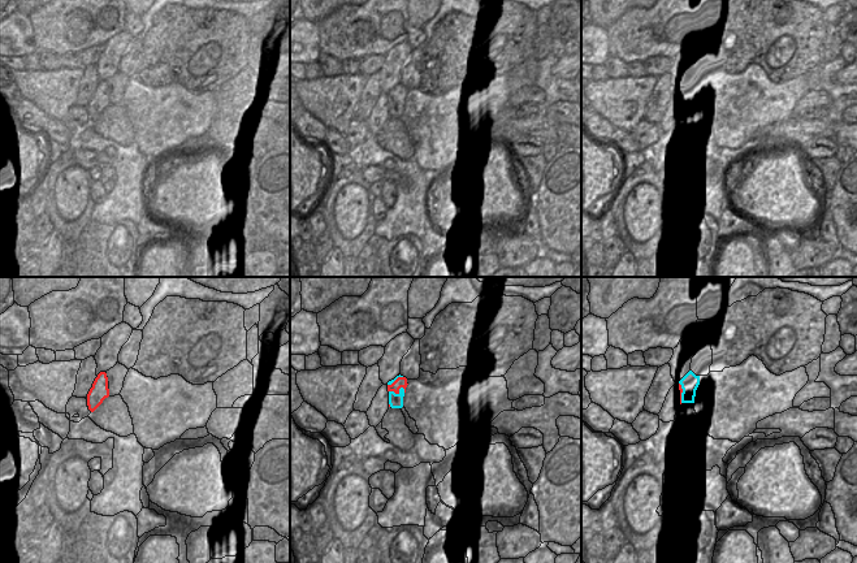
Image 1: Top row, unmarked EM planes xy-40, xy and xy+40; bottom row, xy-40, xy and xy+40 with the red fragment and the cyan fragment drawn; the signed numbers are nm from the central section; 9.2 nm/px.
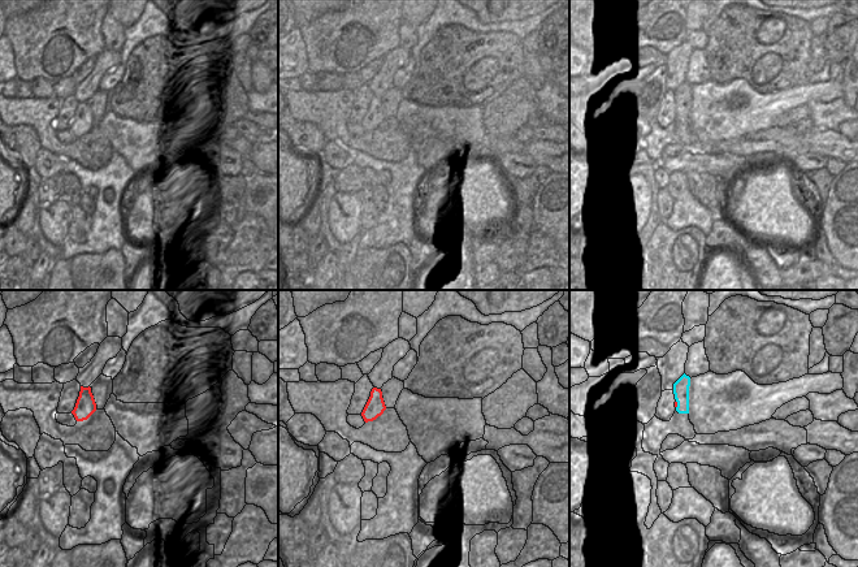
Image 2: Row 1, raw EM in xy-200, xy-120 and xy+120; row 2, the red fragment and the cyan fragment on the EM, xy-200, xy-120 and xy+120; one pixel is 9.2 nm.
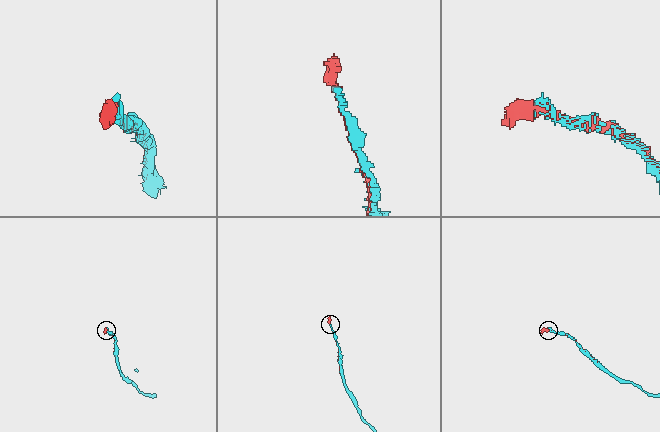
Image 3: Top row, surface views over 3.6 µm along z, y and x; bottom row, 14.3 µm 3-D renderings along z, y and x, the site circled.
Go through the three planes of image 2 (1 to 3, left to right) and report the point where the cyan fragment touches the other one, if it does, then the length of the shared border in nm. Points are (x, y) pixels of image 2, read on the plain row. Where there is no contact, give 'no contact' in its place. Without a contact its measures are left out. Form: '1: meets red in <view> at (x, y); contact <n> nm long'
1: no contact
2: no contact
3: meets red in xy+120 at (676, 113); contact 70 nm long

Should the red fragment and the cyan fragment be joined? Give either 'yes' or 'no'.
no

